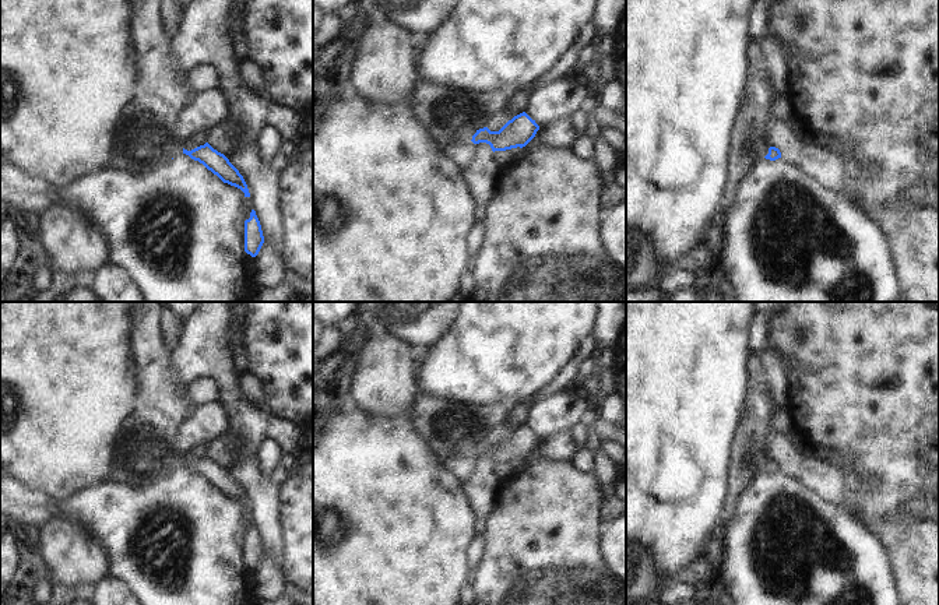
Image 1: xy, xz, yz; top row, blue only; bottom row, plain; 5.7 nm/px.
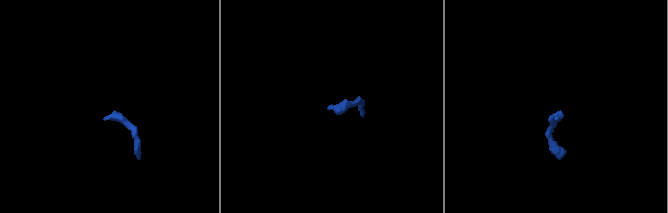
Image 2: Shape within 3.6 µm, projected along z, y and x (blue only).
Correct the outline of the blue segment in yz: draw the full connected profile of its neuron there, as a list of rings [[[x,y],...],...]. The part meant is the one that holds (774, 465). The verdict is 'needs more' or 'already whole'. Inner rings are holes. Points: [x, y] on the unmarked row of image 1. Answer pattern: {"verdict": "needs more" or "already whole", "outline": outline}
{"verdict": "needs more", "outline": [[[750,352],[748,356],[748,383],[745,407],[738,421],[738,428],[729,449],[729,471],[727,475],[727,497],[718,518],[727,525],[735,510],[742,489],[760,472],[776,474],[781,465],[770,460],[766,453],[763,433],[771,430],[770,419],[777,405],[771,400],[763,359],[760,352]]]}

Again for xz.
{"verdict": "needs more", "outline": [[[419,394],[408,416],[423,442],[442,458],[486,455],[492,464],[525,460],[539,439],[525,425],[514,429],[499,444],[486,439],[506,421],[511,405],[478,405]]]}

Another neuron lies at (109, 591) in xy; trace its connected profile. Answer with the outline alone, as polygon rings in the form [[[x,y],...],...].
[[[109,576],[85,592],[92,605],[141,605],[134,592]]]

